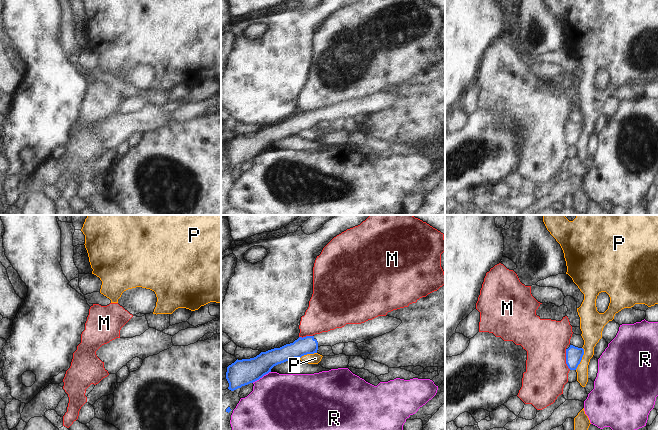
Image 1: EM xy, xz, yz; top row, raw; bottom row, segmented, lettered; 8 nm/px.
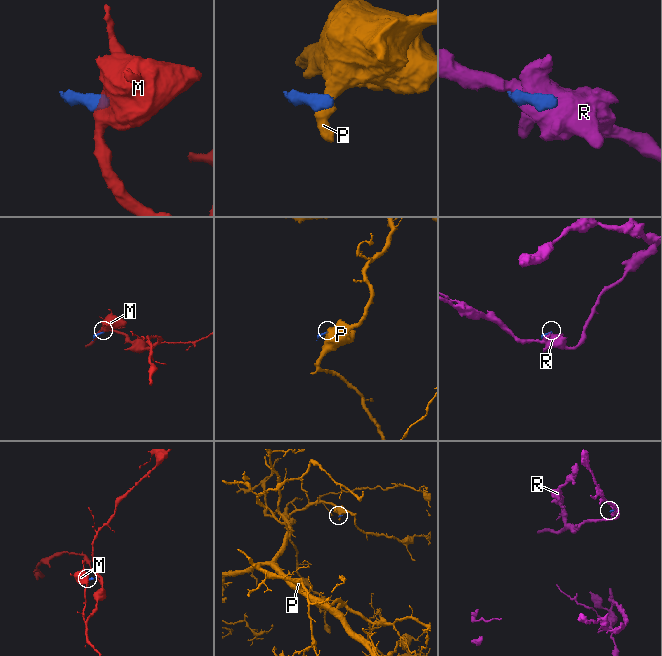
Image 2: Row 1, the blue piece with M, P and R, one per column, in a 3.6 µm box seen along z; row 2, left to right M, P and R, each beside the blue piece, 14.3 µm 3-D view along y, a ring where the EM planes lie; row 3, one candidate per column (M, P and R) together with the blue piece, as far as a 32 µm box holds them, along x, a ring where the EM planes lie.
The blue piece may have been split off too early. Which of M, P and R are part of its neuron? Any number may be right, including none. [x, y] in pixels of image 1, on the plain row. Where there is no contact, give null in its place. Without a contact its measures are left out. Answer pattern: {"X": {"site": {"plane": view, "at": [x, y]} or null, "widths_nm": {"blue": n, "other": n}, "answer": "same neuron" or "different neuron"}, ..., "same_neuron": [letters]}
{"M": {"site": {"plane": "yz", "at": [566, 135]}, "widths_nm": {"blue": 130, "other": 340}, "answer": "different neuron"}, "P": {"site": {"plane": "yz", "at": [581, 134]}, "widths_nm": {"blue": 130, "other": 160}, "answer": "different neuron"}, "R": {"site": {"plane": "xz", "at": [261, 153]}, "widths_nm": {"blue": 200, "other": 460}, "answer": "different neuron"}, "same_neuron": []}

